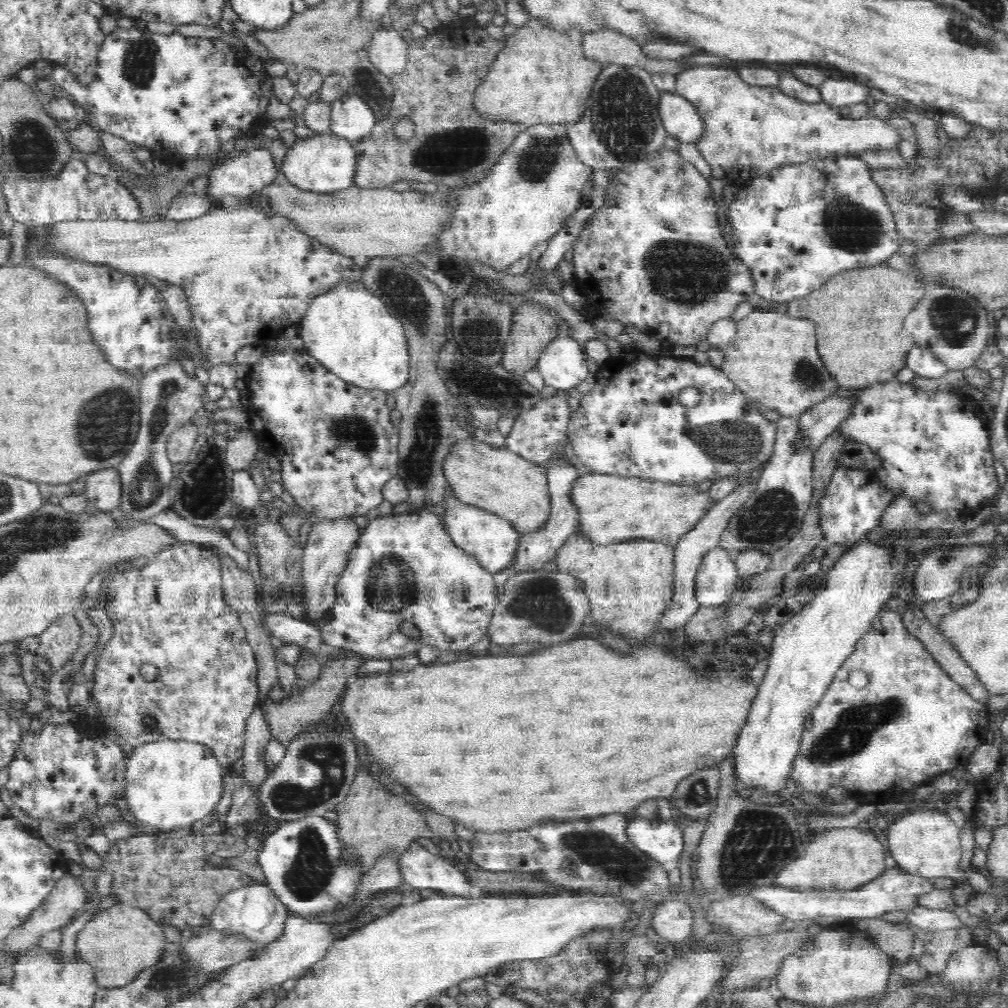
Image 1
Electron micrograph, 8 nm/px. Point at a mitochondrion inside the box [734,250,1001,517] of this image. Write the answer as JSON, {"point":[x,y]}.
{"point":[954,317]}

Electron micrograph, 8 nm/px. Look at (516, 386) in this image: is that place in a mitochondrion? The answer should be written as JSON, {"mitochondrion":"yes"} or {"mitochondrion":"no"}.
{"mitochondrion":"yes"}

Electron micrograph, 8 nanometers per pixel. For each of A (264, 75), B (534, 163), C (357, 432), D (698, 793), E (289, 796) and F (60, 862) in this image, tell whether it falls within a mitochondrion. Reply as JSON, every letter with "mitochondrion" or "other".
{"A":"other","B":"mitochondrion","C":"mitochondrion","D":"mitochondrion","E":"mitochondrion","F":"other"}

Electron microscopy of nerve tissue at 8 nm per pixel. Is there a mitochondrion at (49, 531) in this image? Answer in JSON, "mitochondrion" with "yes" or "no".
{"mitochondrion":"yes"}

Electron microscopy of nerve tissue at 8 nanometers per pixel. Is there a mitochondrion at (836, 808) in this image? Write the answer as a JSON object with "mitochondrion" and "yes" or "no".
{"mitochondrion":"no"}

